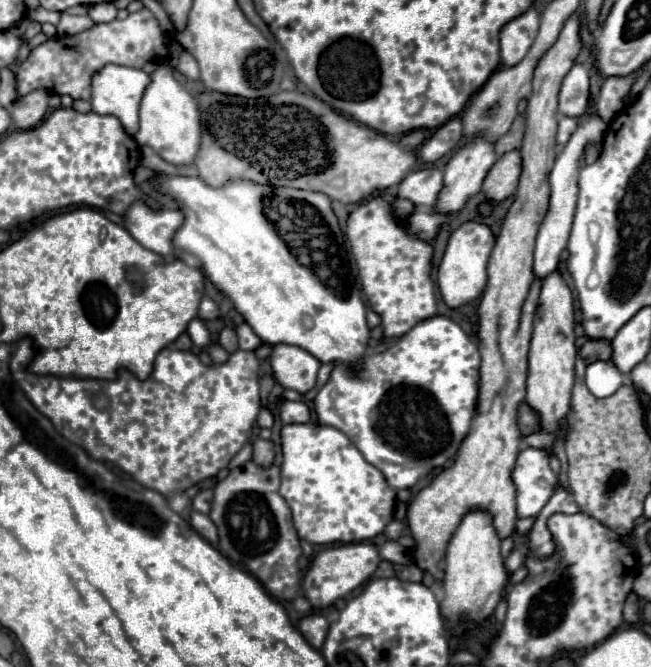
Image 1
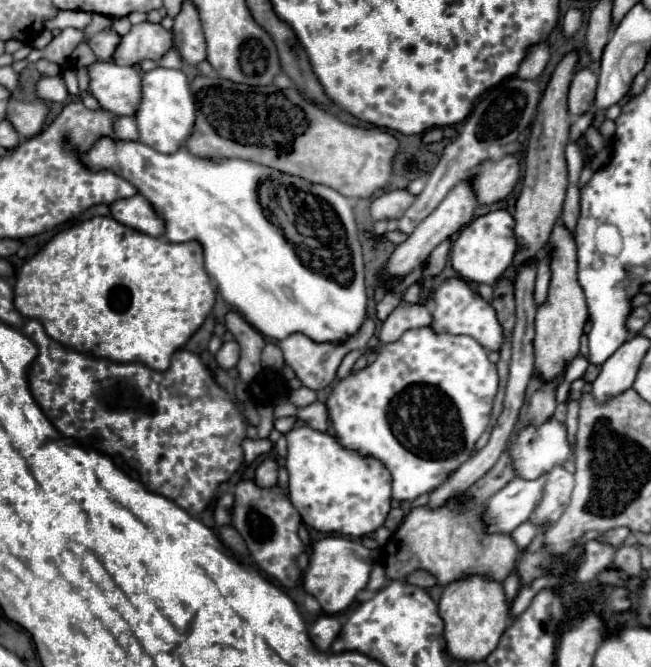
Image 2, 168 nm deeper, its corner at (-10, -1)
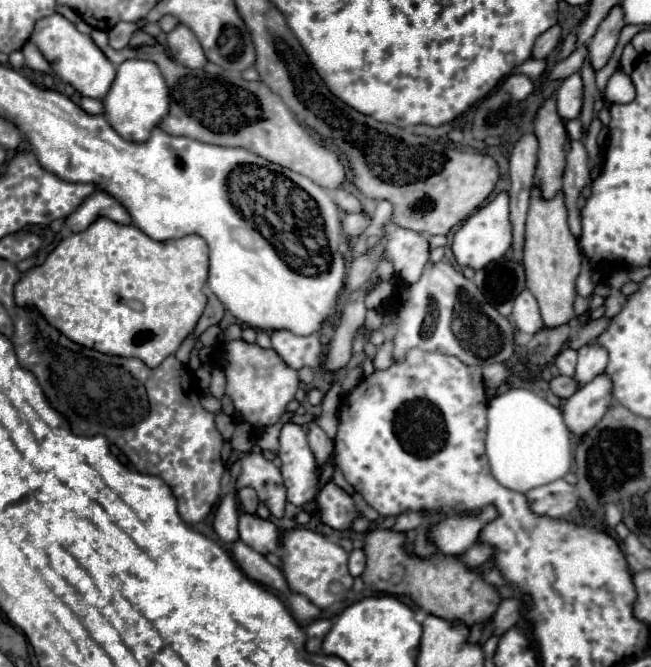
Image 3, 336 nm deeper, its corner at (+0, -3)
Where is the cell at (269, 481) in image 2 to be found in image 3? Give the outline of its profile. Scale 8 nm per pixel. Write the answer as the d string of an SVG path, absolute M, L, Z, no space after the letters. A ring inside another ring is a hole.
M242 487L236 493L236 497L238 497L240 507L244 507L244 511L252 511L252 513L256 511L256 507L258 507L258 493L252 487Z

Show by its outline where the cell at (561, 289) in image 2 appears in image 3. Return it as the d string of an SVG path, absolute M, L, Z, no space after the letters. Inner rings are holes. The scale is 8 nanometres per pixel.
M532 187L530 209L526 219L526 241L524 241L524 269L526 285L540 305L540 315L544 329L556 329L570 323L574 313L576 299L576 277L580 273L582 257L578 251L576 237L568 229L568 213L564 205L564 195L556 195L550 201L540 199L540 191Z

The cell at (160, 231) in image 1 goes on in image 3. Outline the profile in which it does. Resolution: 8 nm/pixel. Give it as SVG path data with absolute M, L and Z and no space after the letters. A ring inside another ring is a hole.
M94 191L68 219L66 219L66 227L68 231L76 233L76 231L84 231L90 223L94 223L98 217L108 217L120 225L128 225L132 223L126 207L112 195L108 195L106 191Z

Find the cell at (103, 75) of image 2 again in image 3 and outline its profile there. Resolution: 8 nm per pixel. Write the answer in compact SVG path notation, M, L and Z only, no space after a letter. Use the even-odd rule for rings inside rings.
M50 15L50 17L40 19L36 23L36 27L34 27L34 33L32 33L30 41L36 43L36 47L42 51L42 55L52 63L56 75L64 83L70 83L84 97L102 99L110 91L110 87L112 87L112 83L116 79L116 67L92 43L90 35L80 33L66 17Z

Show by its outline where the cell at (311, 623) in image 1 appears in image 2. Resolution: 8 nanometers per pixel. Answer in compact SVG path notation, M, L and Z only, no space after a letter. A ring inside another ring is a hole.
M322 615L310 629L310 639L320 651L330 651L334 637L340 633L340 621L334 615Z

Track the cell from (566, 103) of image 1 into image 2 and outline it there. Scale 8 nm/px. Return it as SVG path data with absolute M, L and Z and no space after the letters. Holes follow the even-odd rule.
M580 69L574 73L568 93L568 109L574 117L584 115L594 107L596 85L598 85L598 77L592 69Z

